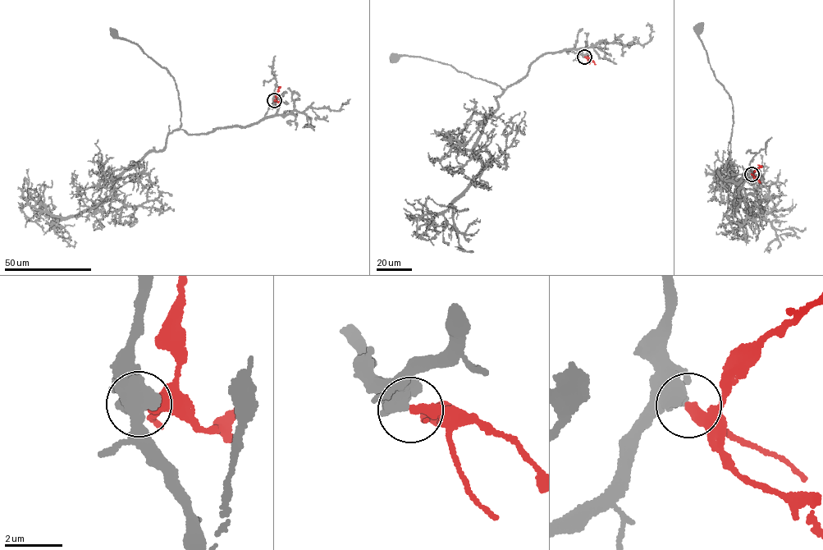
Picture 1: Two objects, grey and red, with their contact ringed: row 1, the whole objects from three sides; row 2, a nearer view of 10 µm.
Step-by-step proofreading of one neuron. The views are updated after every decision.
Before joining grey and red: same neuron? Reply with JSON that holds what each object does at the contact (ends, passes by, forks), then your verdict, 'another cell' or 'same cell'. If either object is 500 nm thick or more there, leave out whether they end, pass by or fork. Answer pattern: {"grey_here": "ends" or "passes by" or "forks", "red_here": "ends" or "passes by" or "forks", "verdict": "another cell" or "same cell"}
{"verdict": "same cell"}

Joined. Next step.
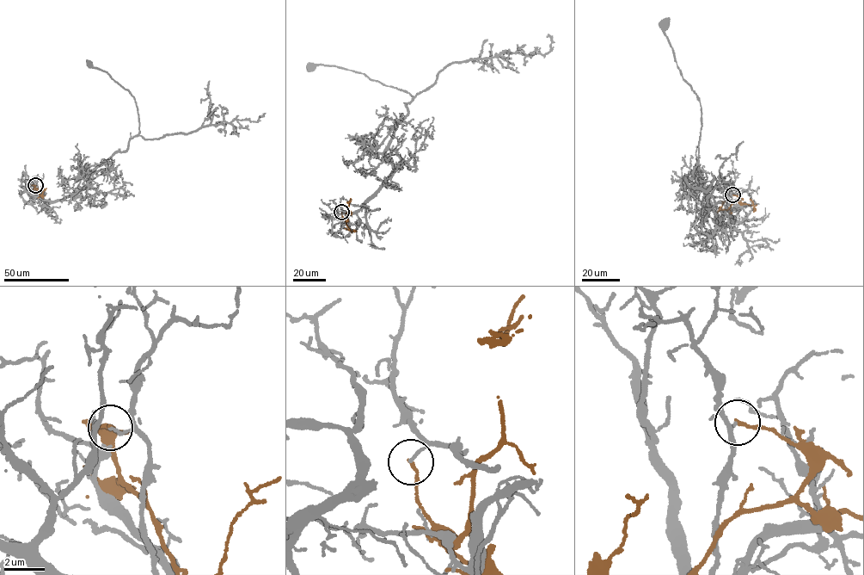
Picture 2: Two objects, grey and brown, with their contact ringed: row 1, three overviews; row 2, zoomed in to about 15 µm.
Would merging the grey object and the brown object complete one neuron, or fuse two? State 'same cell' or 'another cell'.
another cell

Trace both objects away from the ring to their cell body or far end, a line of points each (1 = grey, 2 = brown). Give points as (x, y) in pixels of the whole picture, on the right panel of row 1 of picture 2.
1: (732, 194), (726, 227), (695, 176), (701, 108), (682, 77), (664, 32), (664, 24)
2: (732, 194), (739, 199), (727, 209), (720, 208), (722, 201)

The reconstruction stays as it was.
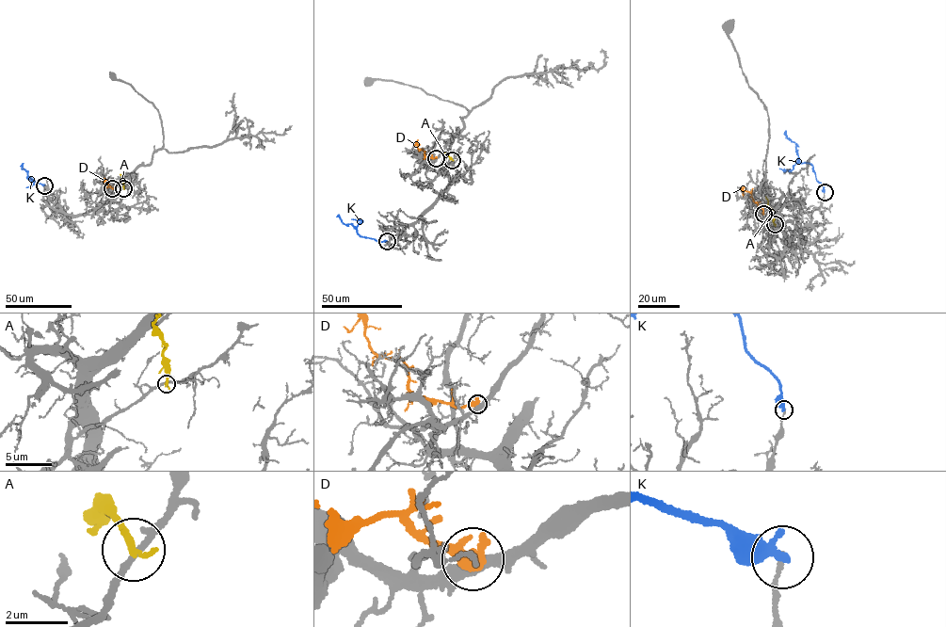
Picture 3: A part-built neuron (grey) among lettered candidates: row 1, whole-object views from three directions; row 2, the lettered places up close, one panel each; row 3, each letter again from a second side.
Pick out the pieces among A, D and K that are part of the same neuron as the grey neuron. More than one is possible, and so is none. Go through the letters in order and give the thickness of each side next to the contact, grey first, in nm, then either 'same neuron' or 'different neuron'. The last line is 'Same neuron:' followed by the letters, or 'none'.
A: calibres 160 and 260 nm; different neuron
D: calibres 400 and 500 nm; different neuron
K: calibres 130 and 340 nm; different neuron
Same neuron: none

